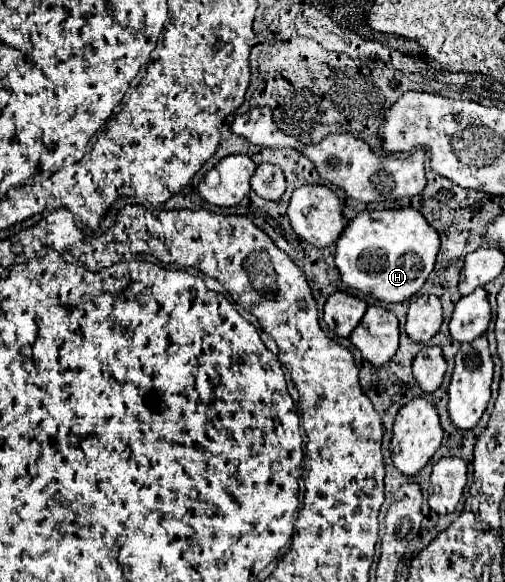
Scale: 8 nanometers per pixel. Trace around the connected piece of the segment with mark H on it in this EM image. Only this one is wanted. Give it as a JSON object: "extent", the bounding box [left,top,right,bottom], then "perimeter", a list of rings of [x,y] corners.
{"extent":[335,207,439,303],"perimeter":[[[413,207],[363,211],[343,229],[337,241],[335,263],[343,283],[351,291],[371,295],[385,303],[399,303],[413,297],[435,267],[439,235]]]}

